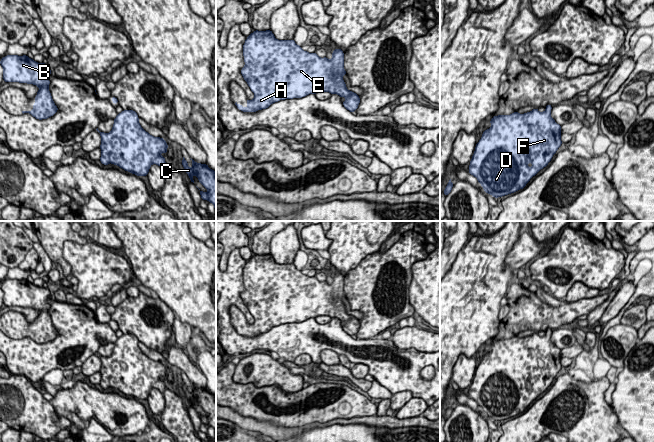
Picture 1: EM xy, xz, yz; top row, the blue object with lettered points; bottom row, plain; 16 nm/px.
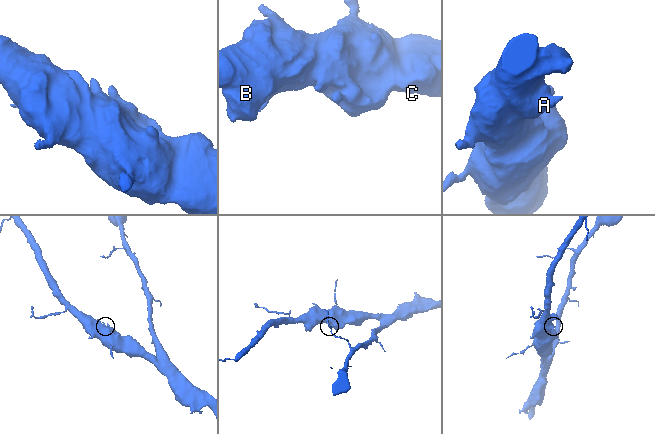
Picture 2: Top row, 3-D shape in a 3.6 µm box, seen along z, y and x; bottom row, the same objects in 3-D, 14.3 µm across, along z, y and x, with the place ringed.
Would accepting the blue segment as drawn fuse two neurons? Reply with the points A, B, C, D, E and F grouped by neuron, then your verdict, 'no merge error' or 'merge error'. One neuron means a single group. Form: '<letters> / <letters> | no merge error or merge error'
A B C D E F | no merge error

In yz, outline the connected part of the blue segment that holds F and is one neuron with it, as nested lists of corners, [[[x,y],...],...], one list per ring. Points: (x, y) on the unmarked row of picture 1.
[[[547,328],[544,336],[537,332],[519,338],[494,340],[491,351],[483,355],[476,368],[468,396],[477,402],[484,415],[494,422],[502,421],[525,412],[530,403],[546,391],[563,367],[561,349],[551,341],[552,330]]]

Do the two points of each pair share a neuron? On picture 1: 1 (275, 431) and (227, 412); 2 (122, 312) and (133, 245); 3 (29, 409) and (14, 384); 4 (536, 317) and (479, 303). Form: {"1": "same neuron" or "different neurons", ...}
{"1": "same neuron", "2": "different neurons", "3": "same neuron", "4": "different neurons"}

